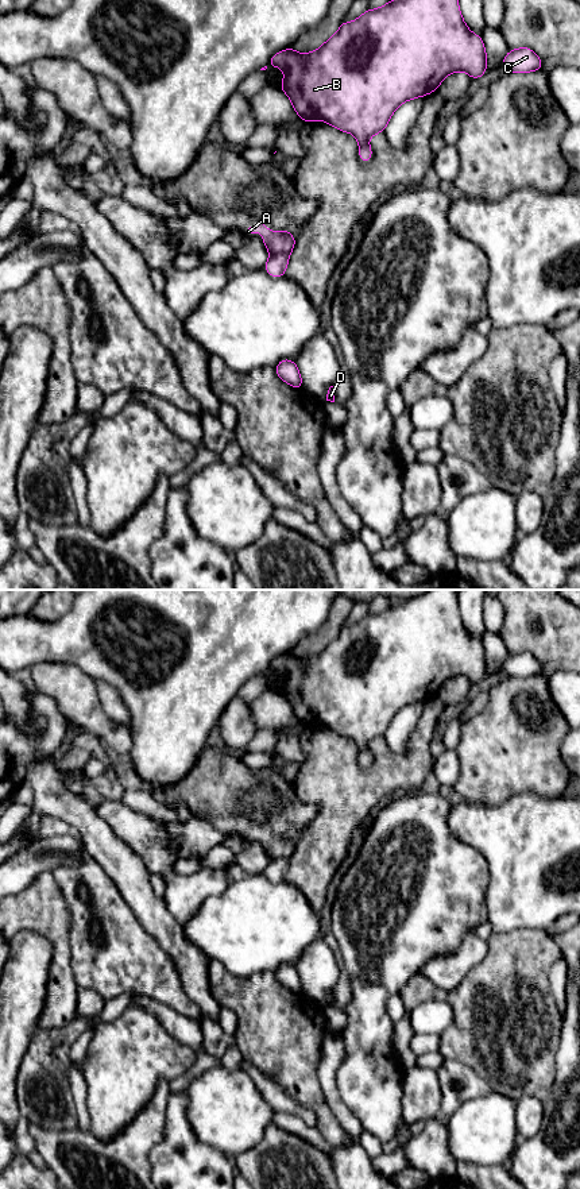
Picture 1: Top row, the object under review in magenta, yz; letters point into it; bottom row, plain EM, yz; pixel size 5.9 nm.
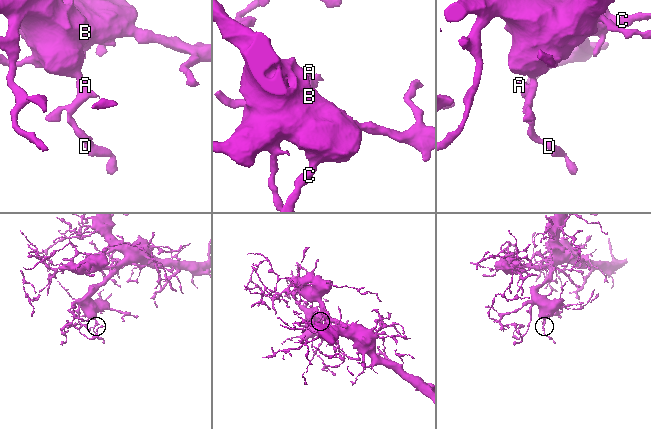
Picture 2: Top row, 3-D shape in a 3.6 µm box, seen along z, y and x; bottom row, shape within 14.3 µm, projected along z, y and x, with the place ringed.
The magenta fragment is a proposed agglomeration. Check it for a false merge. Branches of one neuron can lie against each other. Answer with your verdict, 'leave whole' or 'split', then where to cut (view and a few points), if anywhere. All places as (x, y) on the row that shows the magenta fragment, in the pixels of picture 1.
split; cut in yz along (287, 254), (271, 255)

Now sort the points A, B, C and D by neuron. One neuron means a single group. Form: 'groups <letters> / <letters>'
groups A / B C D

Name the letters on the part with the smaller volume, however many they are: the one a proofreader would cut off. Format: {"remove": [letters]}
{"remove": ["A"]}

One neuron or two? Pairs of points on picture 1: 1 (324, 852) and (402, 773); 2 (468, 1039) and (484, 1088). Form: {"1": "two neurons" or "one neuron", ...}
{"1": "one neuron", "2": "two neurons"}

